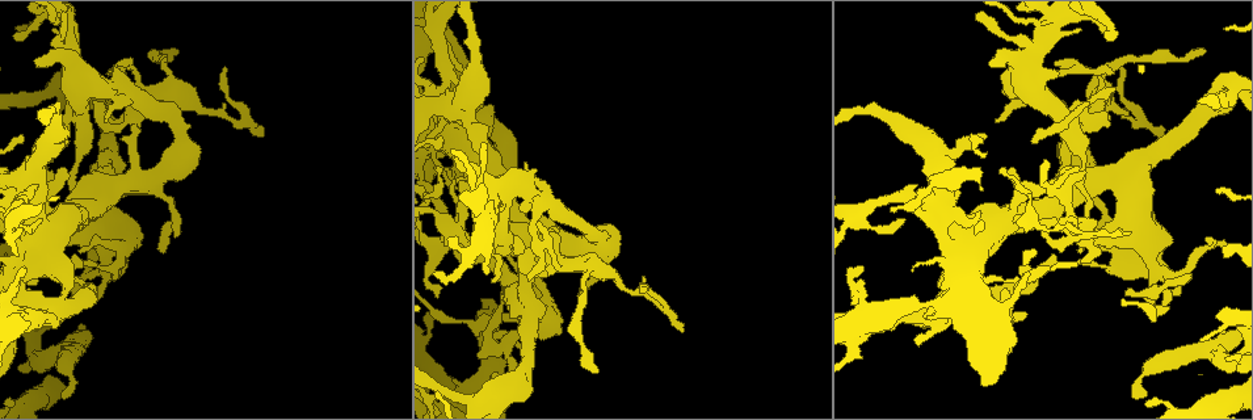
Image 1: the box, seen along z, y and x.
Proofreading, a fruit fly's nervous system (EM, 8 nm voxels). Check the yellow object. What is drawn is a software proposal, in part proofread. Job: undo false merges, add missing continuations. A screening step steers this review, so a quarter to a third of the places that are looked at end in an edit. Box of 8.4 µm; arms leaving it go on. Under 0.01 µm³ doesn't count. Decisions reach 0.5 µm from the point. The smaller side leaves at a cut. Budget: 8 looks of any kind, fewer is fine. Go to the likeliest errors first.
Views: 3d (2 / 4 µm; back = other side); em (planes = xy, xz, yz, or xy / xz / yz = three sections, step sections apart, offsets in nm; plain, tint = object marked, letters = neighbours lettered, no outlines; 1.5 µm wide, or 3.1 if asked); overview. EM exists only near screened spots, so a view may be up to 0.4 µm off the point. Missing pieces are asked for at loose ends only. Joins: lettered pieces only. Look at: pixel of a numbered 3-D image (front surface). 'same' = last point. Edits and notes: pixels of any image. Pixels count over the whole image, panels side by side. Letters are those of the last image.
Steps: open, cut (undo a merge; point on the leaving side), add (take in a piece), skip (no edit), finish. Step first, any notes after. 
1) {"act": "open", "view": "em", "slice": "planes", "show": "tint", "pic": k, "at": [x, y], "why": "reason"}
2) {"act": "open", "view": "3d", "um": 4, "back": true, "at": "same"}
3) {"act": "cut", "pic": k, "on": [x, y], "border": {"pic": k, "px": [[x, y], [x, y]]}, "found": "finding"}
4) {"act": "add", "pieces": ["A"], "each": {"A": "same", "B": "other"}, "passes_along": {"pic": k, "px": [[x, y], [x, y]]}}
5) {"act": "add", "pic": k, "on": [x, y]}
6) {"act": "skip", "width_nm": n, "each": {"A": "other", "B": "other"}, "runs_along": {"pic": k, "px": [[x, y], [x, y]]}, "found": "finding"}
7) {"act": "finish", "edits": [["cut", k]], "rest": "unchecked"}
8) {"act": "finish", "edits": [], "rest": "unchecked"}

{"act": "open", "view": "em", "slice": "planes", "show": "plain", "pic": 1, "at": [94, 98], "why": "sharp bend"}

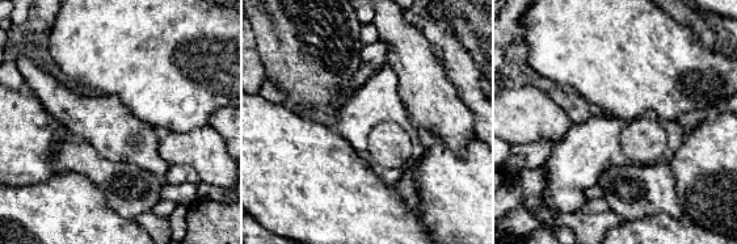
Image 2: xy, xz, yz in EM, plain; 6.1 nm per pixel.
{"act": "open", "view": "em", "slice": "planes", "show": "tint", "at": "same"}

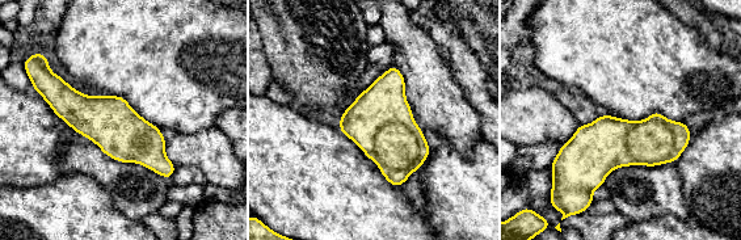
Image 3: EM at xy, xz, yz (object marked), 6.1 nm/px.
{"act": "open", "view": "em", "slice": "planes", "show": "letters", "at": "same"}

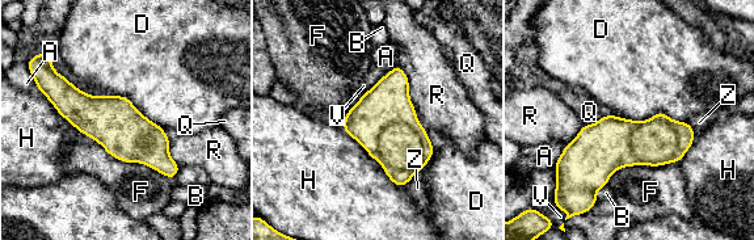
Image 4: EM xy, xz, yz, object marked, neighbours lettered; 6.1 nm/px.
{"act": "skip", "each": {"A": "other", "B": "other", "D": "other", "F": "other", "H": "other", "Q": "other", "R": "other", "V": "other", "Z": "other"}, "runs_along": {"pic": 4, "px": [[53, 95], [113, 121], [173, 173]]}, "found": "continuous, no second neuron"}

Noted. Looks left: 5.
{"act": "open", "view": "em", "slice": "yz", "step": 8, "show": "tint", "pic": 1, "at": [1153, 302]}

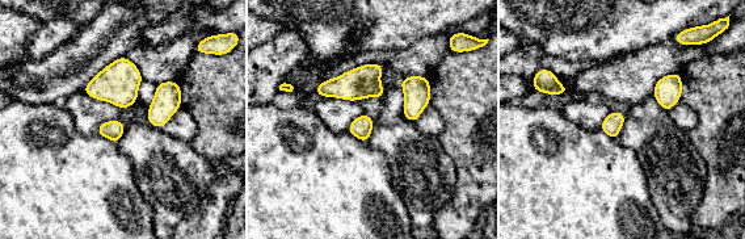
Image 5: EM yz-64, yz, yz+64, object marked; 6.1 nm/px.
{"act": "open", "view": "em", "slice": "planes", "show": "letters", "at": "same", "why": "another direction"}

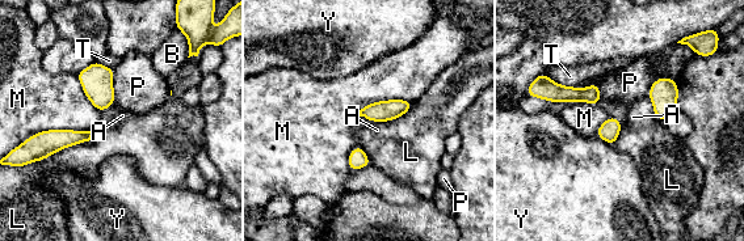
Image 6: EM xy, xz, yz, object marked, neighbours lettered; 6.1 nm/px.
{"act": "skip", "longest_contact_nm": ["L", 420], "each": {"A": "other", "B": "other", "L": "other", "M": "other", "P": "other", "T": "other", "Y": "other"}, "border": {"pic": 6, "px": [[374, 121], [379, 122]]}, "found": "continuous, no second neuron"}

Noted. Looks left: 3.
{"act": "open", "view": "em", "slice": "planes", "show": "letters", "pic": 1, "at": [1163, 130], "why": "free end"}

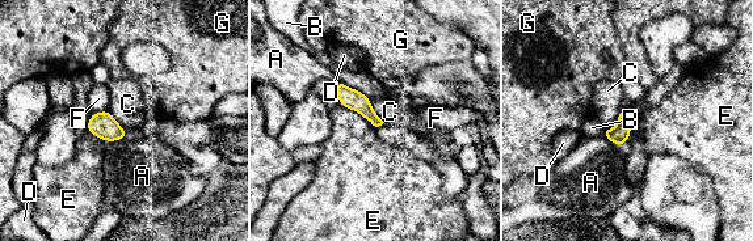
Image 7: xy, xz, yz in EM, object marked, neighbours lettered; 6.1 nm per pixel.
{"act": "skip", "each": {"A": "other", "B": "other", "C": "other", "D": "other", "E": "other", "F": "other", "G": "other"}, "border": {"pic": 7, "px": [[340, 104], [358, 111], [375, 127]]}, "found": "none of them fits"}

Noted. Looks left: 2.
{"act": "finish", "edits": [], "rest": "unchecked"}

